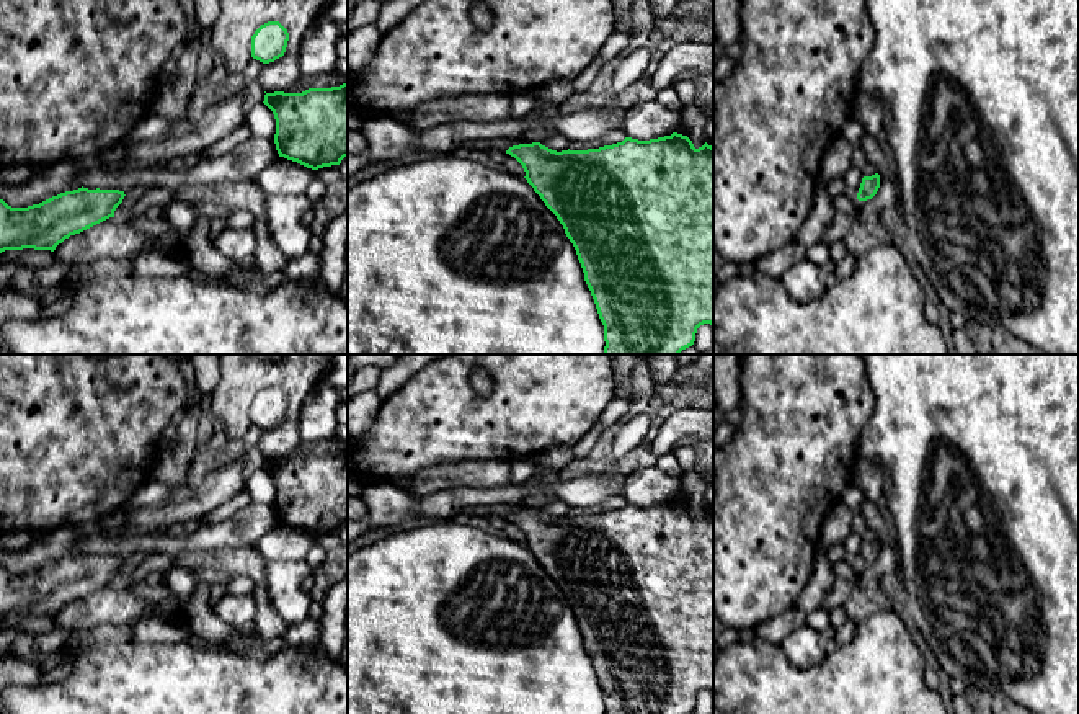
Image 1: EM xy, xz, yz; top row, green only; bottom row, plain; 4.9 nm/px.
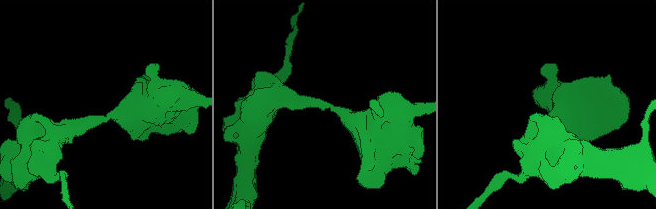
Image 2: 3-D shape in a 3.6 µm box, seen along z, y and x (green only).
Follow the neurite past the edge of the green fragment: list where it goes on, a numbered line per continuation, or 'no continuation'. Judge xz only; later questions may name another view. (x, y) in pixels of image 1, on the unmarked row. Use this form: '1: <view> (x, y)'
no continuation

